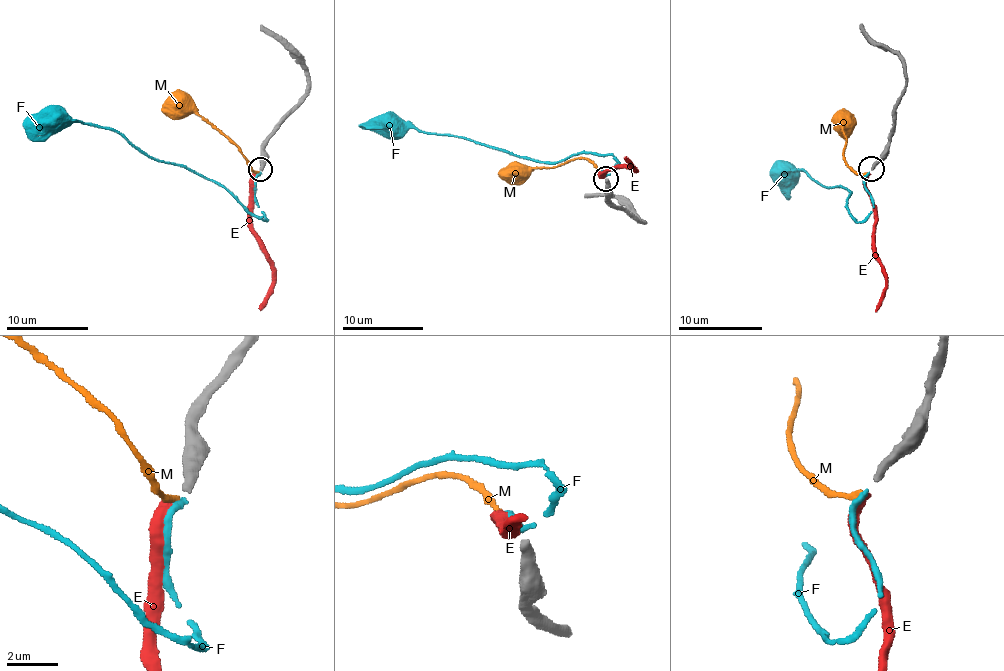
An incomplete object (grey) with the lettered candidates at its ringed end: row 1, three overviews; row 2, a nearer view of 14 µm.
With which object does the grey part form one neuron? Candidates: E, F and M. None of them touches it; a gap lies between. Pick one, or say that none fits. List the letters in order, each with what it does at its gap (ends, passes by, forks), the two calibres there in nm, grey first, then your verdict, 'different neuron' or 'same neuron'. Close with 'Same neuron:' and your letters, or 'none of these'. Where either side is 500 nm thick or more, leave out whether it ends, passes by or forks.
E: it ends; calibres 360 and 360 nm; same neuron
F: it ends; calibres 360 and 240 nm; different neuron
M: it ends; calibres 360 and 260 nm; different neuron
Same neuron: E

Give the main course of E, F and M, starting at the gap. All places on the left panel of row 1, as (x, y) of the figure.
E: (258, 173), (251, 198), (251, 231), (267, 259), (272, 281), (268, 299), (259, 309)
F: (260, 171), (254, 189), (261, 220), (226, 189), (183, 165), (148, 157), (110, 128), (60, 119)
M: (258, 171), (253, 169), (242, 153), (213, 124), (197, 116), (183, 101), (179, 101)

